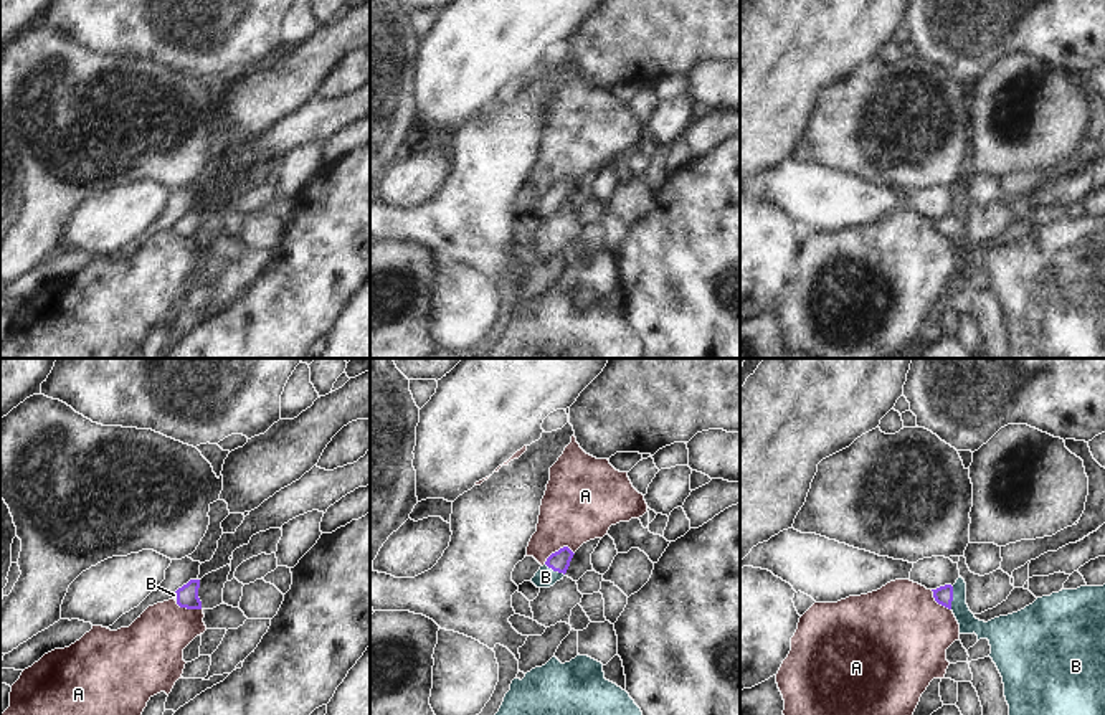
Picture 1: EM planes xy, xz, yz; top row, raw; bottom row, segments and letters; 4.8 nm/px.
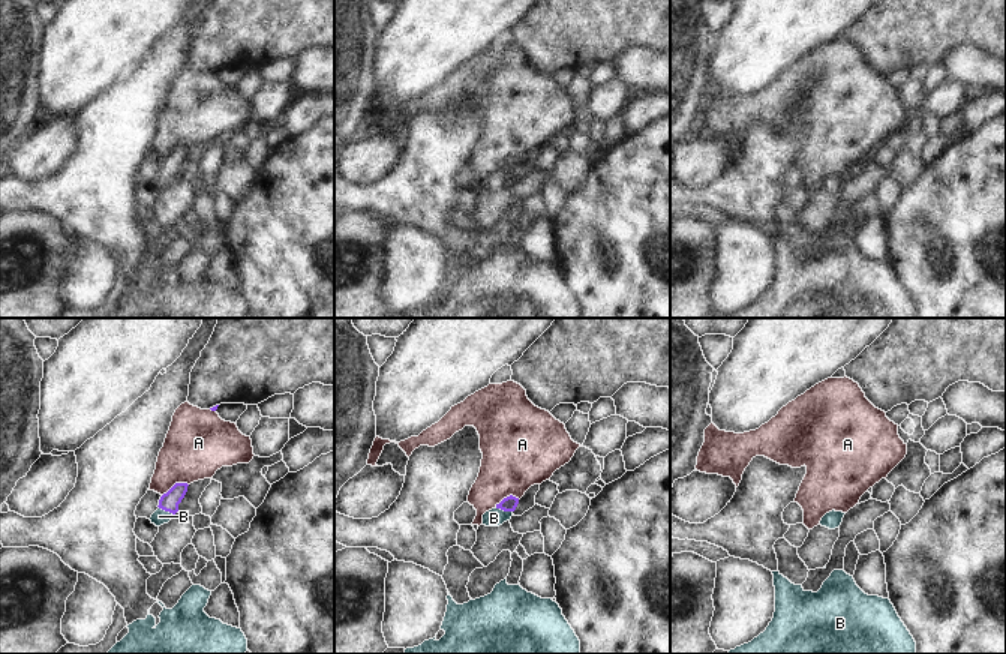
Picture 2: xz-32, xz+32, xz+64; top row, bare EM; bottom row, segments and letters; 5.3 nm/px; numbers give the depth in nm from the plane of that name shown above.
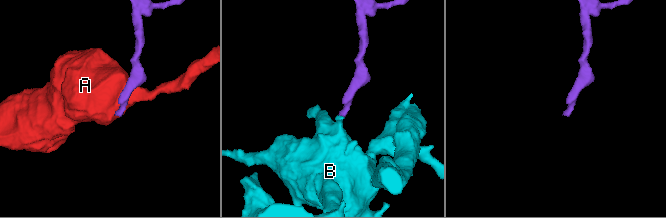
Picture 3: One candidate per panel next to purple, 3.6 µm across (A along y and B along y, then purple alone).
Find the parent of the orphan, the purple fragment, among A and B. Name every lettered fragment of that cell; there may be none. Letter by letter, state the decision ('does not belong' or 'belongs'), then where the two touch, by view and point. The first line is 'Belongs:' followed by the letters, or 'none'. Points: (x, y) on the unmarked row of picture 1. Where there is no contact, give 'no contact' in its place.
Belongs: B
A: does not belong; contact xz (559, 180)
B: belongs; contact yz (952, 228)

